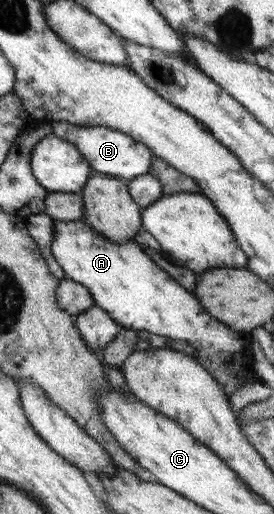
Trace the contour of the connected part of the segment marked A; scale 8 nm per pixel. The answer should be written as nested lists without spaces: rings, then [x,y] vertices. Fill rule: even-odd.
[[[56,219],[53,227],[55,236],[51,252],[64,270],[65,277],[84,284],[95,299],[95,306],[107,311],[116,323],[134,331],[164,335],[168,340],[186,341],[190,347],[194,347],[195,358],[222,384],[228,395],[252,382],[248,375],[240,374],[250,365],[240,363],[240,359],[232,359],[248,349],[247,332],[236,331],[214,319],[196,296],[156,265],[134,239],[114,243],[82,219]]]

